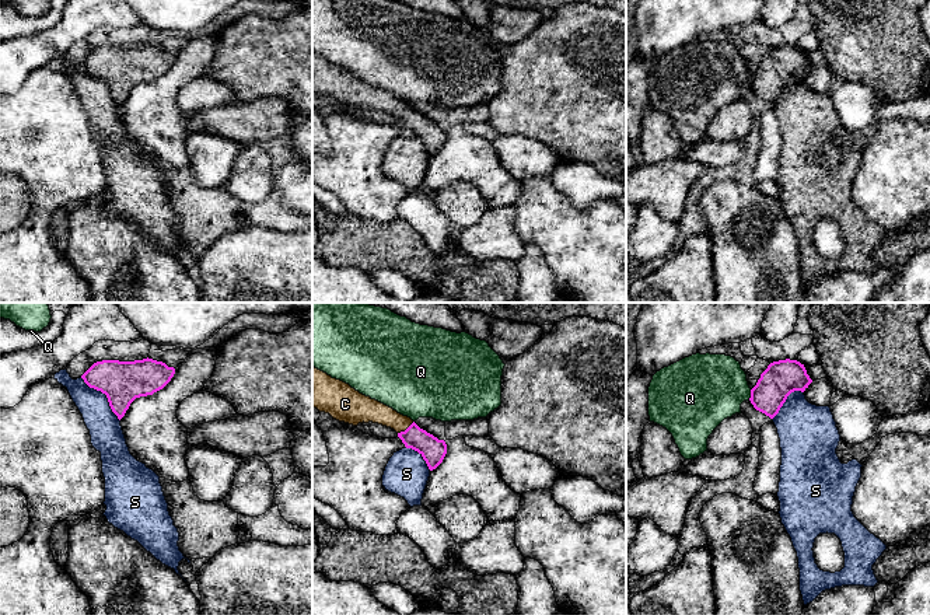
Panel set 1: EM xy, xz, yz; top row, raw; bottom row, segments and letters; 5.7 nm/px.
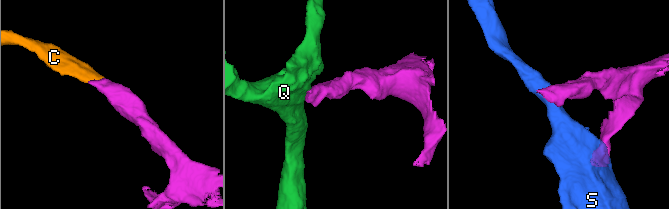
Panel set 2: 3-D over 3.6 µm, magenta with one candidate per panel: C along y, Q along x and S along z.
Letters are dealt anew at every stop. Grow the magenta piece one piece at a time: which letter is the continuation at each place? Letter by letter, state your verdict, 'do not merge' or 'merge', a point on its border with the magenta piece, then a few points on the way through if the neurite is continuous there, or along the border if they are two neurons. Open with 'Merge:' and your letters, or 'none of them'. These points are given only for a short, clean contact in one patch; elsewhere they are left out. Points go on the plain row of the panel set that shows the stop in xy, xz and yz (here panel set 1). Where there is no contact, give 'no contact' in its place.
Merge: C
C: merge; contact xz (406, 115); way xz (433, 136), (406, 115), (391, 104), (369, 95)
Q: do not merge; contact yz (751, 81); border yz (751, 76), (748, 86)
S: do not merge; contact xy (105, 80); border xy (80, 63), (105, 81), (119, 107)

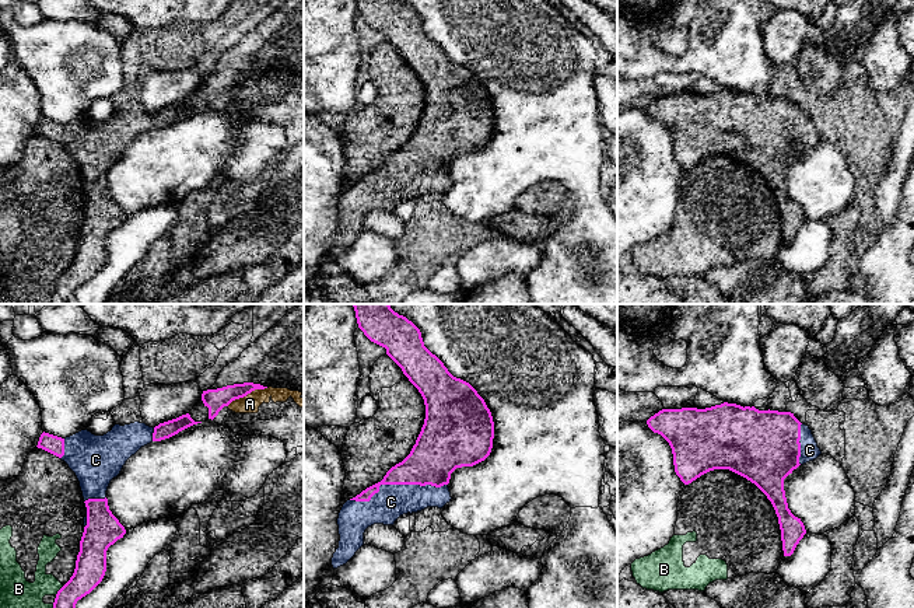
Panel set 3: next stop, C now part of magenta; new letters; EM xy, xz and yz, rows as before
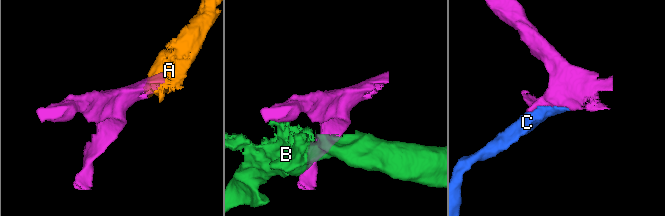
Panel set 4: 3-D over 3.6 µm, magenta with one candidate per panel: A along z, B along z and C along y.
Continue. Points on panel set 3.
Merge: C
A: do not merge; contact xy (247, 80); border xy (266, 73), (252, 76), (227, 91)
B: do not merge; contact xy (58, 278)
C: merge; contact xz (396, 170)

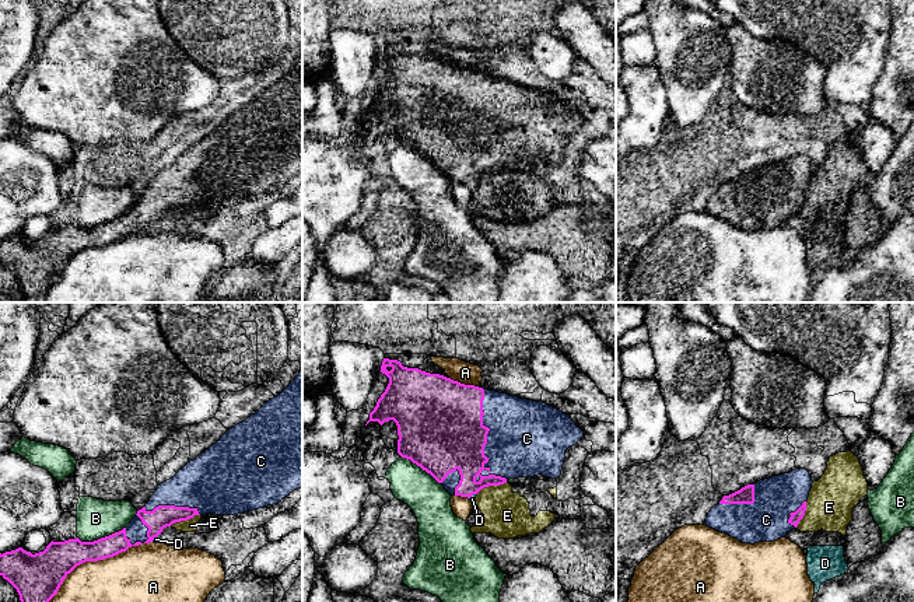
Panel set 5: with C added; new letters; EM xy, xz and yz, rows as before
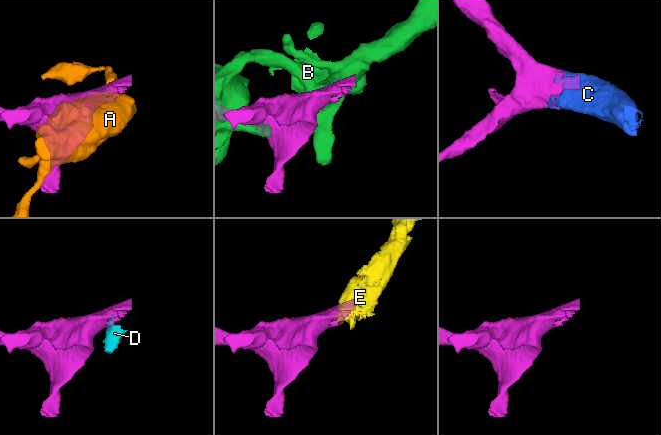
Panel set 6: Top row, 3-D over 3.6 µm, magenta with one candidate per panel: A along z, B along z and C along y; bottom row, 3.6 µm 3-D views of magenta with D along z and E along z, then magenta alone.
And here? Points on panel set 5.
Merge: C
A: do not merge; contact xy (90, 247)
B: do not merge; contact xy (101, 224)
C: merge; contact xz (486, 122)
D: do not merge; contact xy (156, 223); border xy (160, 220), (151, 227)
E: do not merge; contact xy (184, 206); border xy (199, 200), (170, 212)

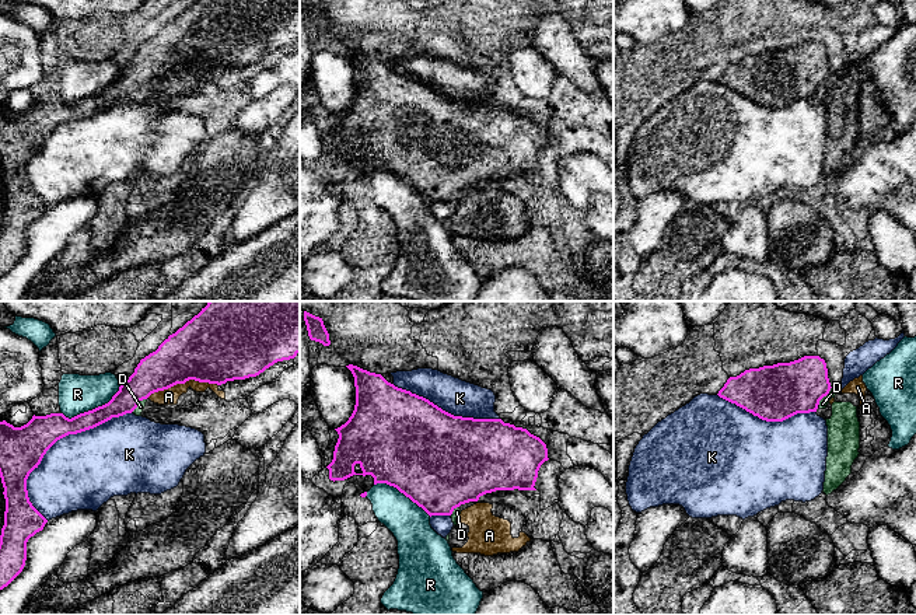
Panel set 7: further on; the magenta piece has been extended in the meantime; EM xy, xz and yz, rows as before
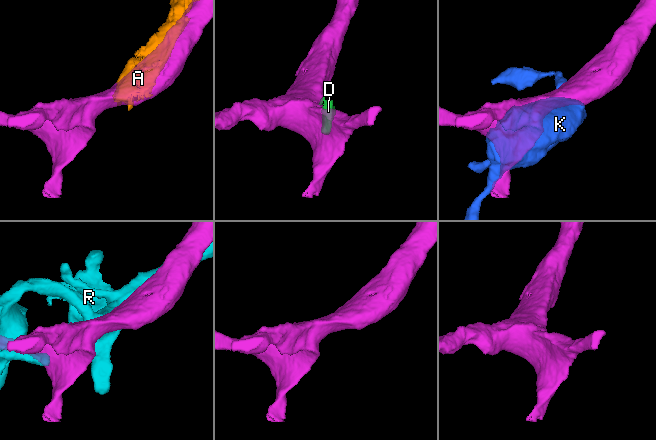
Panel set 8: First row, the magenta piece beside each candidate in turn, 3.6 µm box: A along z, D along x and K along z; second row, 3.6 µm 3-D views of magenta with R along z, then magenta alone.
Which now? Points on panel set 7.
Merge: none of them
A: do not merge; contact xy (182, 69)
D: do not merge; contact yz (825, 81); border yz (831, 73), (818, 90)
K: do not merge; contact xy (55, 128)
R: do not merge; contact xy (95, 94)

